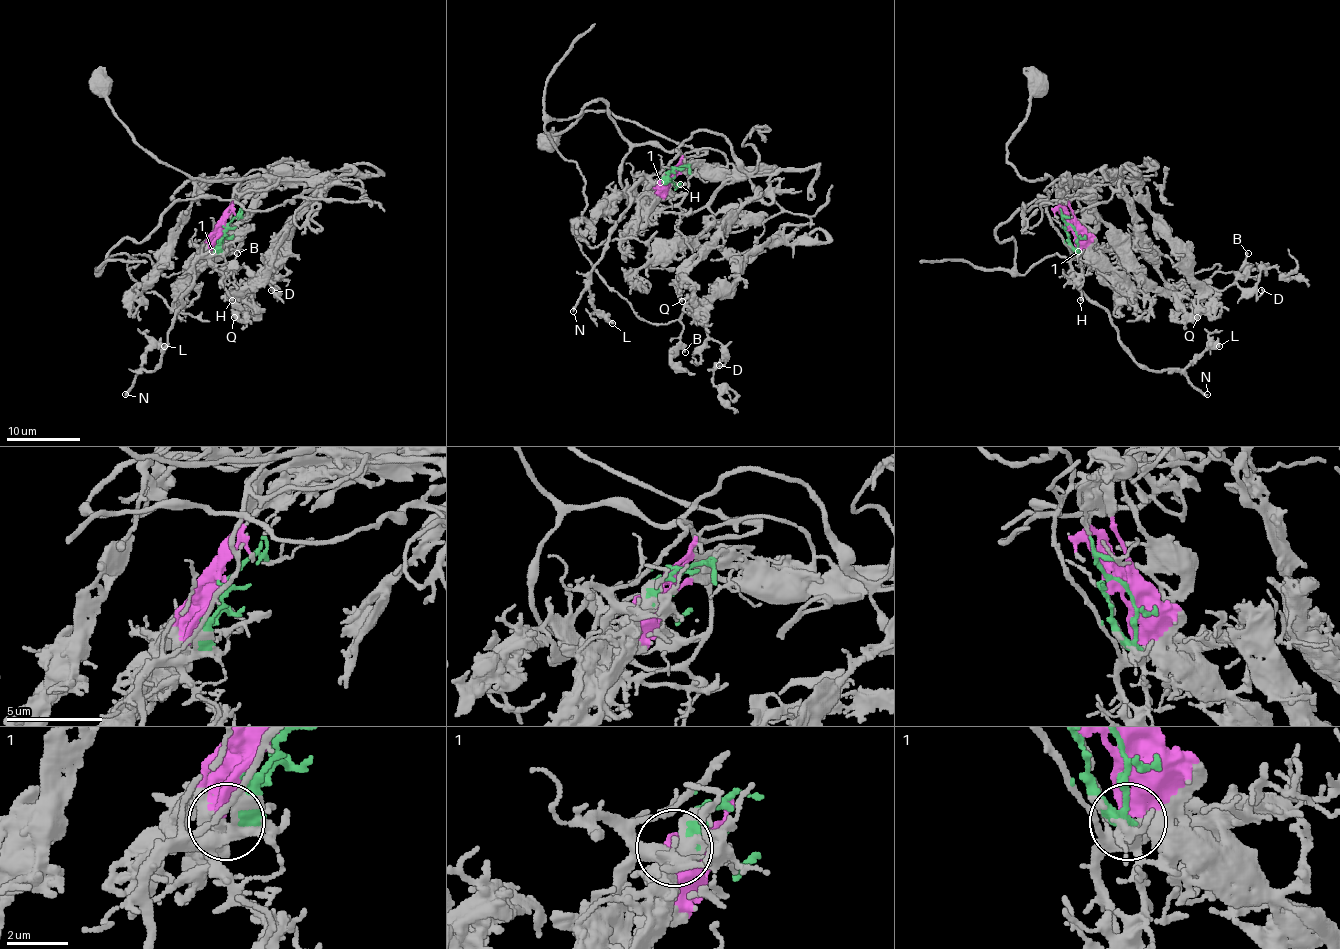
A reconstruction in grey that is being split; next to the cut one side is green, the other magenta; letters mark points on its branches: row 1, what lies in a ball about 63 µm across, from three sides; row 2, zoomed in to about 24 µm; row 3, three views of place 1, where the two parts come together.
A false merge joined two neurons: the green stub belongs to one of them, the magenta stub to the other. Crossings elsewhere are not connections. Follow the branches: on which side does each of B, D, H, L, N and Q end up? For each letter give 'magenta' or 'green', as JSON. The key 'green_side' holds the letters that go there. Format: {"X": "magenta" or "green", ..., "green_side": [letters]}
{"B": "magenta", "D": "magenta", "H": "green", "L": "green", "N": "green", "Q": "magenta", "green_side": ["H", "L", "N"]}

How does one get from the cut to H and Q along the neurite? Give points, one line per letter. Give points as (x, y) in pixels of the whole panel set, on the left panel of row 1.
H: (225, 227), (223, 240), (210, 264), (221, 275), (221, 286), (232, 300)
Q: (225, 227), (170, 308), (126, 264), (146, 255), (166, 277), (192, 266), (220, 267), (242, 288), (234, 317)

